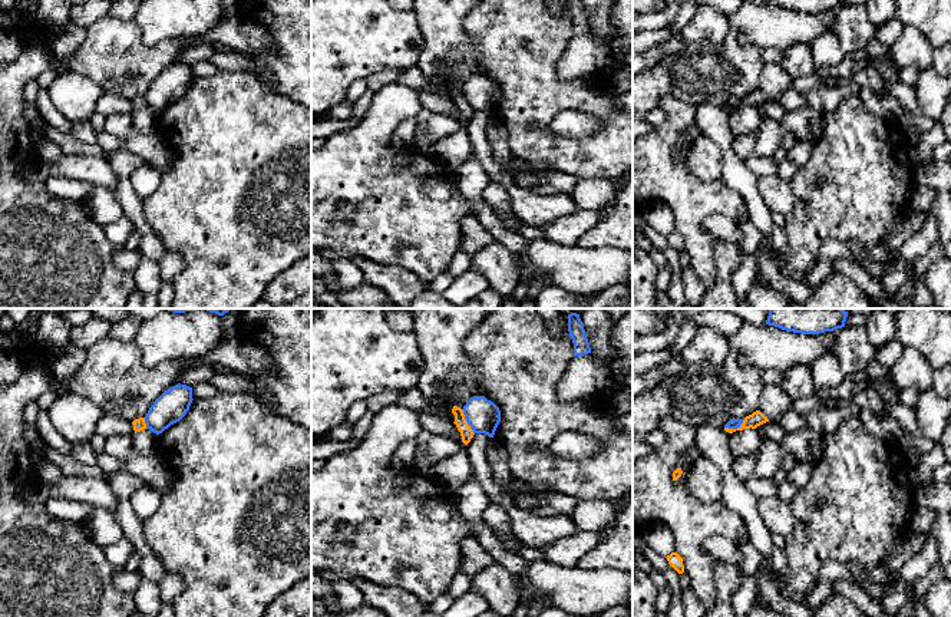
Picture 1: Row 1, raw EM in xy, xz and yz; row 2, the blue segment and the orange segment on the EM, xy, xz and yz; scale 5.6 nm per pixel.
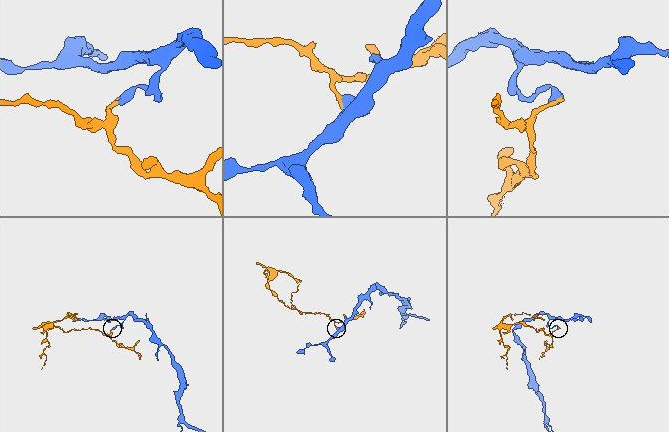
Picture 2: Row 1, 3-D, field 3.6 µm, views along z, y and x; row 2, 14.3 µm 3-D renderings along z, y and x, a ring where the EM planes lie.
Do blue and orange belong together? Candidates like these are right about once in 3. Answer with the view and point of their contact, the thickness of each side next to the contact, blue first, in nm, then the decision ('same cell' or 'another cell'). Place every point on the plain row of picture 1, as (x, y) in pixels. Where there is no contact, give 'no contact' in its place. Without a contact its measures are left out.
xz (466, 99) | 190/70 nm | another cell

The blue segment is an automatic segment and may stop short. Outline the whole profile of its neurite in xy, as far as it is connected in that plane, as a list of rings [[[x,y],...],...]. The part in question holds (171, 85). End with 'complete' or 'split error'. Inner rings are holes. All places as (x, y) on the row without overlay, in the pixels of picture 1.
[[[178,62],[165,69],[145,95],[146,108],[156,113],[162,112],[186,93],[192,79],[192,66],[186,63]]]; complete

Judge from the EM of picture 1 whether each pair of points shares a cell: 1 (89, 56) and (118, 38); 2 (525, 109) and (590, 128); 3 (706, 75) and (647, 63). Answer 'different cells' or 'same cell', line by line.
1: same cell
2: different cells
3: different cells

